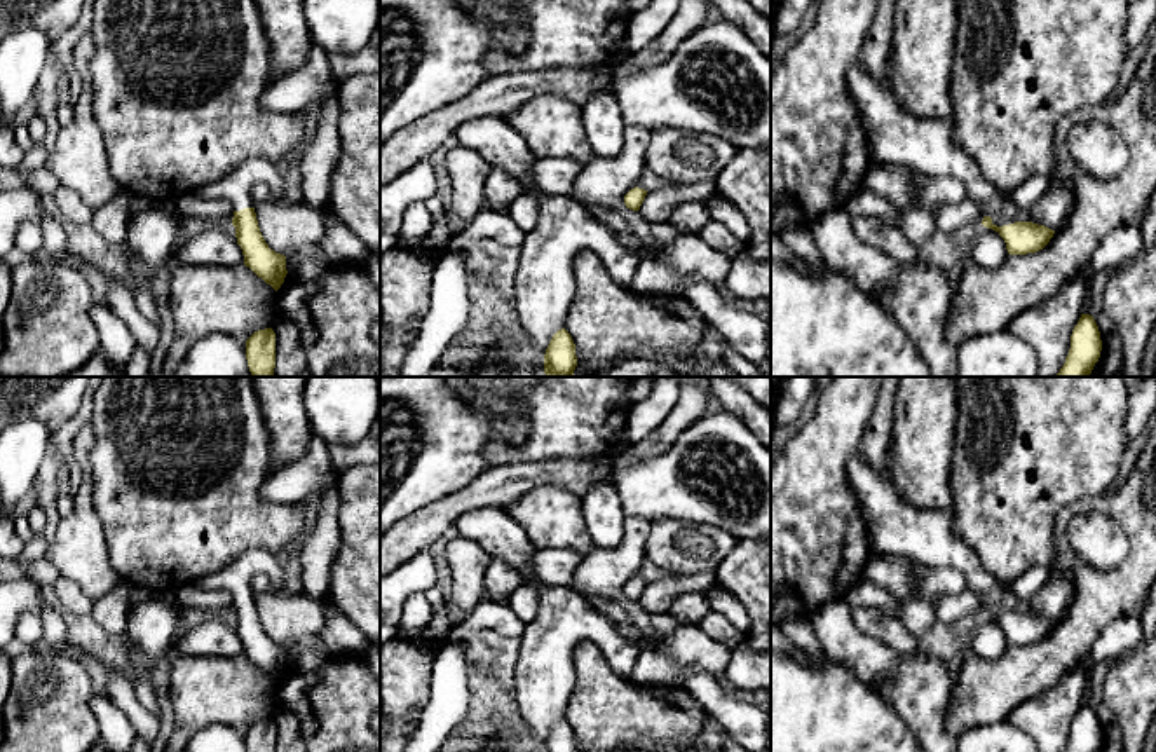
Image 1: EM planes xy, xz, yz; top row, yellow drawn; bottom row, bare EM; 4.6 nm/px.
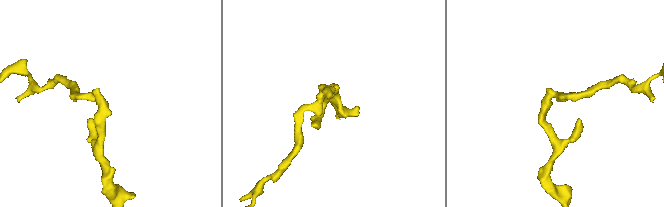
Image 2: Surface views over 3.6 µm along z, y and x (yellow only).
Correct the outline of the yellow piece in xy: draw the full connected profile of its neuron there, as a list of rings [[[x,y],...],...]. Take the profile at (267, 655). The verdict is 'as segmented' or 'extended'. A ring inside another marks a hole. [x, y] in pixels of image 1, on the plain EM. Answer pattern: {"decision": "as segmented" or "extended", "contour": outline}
{"decision": "extended", "contour": [[[260,548],[246,550],[232,564],[197,579],[195,585],[202,590],[225,590],[234,597],[232,616],[244,656],[277,682],[288,665],[286,647],[270,640],[260,623],[251,591],[251,578],[256,574],[267,574],[277,590],[286,586],[284,569],[277,557]]]}

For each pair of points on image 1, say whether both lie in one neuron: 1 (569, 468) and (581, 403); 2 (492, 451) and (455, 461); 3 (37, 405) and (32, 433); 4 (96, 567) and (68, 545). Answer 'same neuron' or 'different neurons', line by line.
1: different neurons
2: different neurons
3: different neurons
4: same neuron

